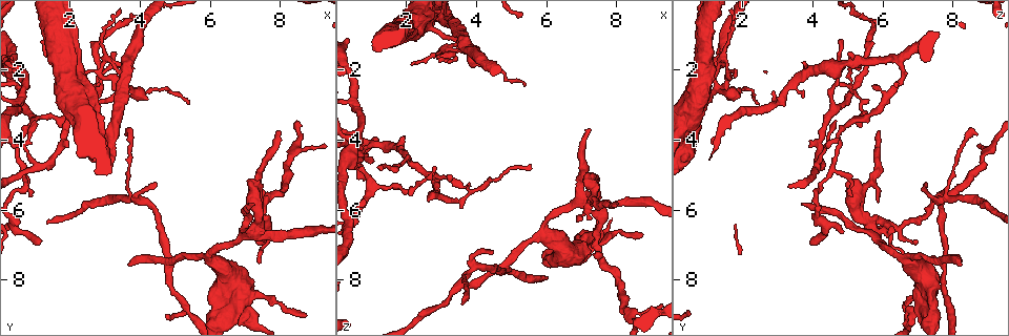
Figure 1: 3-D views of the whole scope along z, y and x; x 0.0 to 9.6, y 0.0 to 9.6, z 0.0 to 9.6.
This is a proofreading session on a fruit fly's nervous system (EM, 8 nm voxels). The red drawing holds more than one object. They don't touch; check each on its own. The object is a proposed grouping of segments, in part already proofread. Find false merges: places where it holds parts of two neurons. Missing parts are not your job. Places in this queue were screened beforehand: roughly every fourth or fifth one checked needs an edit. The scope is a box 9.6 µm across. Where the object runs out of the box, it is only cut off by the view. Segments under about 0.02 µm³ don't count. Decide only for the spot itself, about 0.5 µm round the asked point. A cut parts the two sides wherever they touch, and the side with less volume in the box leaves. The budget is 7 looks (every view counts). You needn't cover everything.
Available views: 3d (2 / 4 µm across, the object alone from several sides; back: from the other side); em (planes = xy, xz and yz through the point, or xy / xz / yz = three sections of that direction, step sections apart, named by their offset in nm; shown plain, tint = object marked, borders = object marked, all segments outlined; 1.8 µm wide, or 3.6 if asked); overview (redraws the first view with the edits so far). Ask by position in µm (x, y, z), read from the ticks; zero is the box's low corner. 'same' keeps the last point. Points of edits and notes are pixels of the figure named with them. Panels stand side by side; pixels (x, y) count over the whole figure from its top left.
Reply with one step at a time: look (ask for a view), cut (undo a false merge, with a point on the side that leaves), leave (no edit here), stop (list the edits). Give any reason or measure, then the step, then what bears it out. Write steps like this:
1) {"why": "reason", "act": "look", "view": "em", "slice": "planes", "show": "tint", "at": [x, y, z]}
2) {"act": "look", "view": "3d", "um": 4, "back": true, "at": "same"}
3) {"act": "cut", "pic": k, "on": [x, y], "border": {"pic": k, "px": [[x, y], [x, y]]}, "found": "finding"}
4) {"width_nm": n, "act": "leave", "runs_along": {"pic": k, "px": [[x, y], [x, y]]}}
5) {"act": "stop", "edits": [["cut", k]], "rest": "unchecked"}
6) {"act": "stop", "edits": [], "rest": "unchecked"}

{"why": "branch point", "act": "look", "view": "em", "slice": "planes", "show": "tint", "at": [4.80, 7.45, 7.65]}

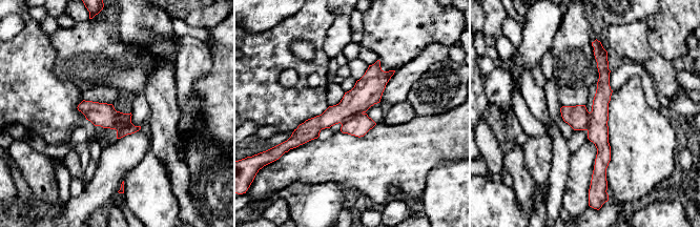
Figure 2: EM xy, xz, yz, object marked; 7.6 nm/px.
{"act": "cut", "pic": 2, "on": [358, 125], "part_leaving": {"pic": 2, "px": [[599, 53], [601, 164], [594, 177]]}, "found": "two neurons meet here"}

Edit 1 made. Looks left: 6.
{"why": "abrupt turn", "act": "look", "view": "em", "slice": "planes", "show": "tint", "at": [2.75, 2.65, 5.15]}

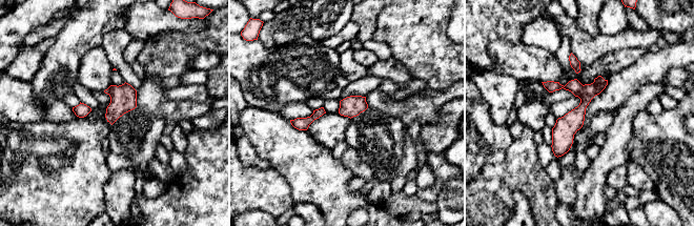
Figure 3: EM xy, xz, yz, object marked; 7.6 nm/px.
{"act": "cut", "pic": 3, "on": [573, 121], "found": "a second neuron is stuck on"}

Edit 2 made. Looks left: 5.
{"act": "look", "view": "overview"}

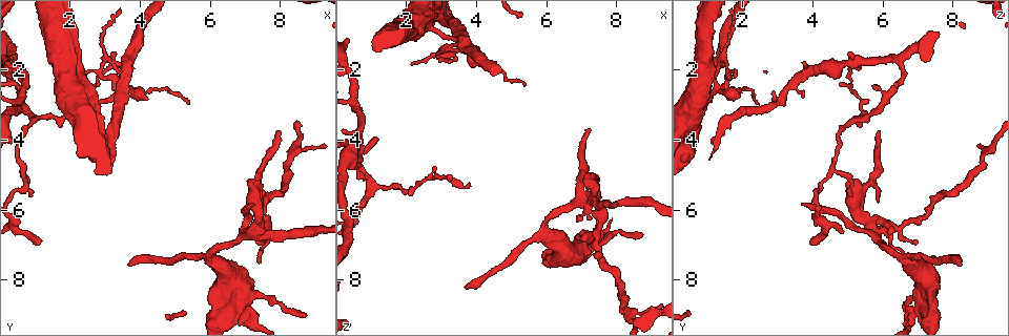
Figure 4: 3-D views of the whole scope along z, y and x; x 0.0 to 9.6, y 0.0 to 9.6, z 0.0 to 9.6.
{"why": "narrows sharply", "act": "look", "view": "3d", "um": 2, "back": true, "at": [7.35, 6.35, 5.70]}

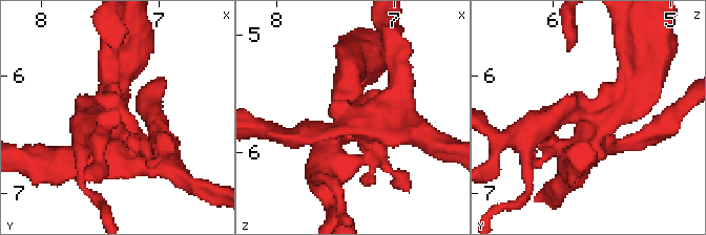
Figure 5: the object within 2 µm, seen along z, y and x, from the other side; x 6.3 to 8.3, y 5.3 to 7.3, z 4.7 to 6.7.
{"why": "need the tissue", "act": "look", "view": "em", "slice": "planes", "show": "tint", "at": [7.38, 6.42, 5.68]}

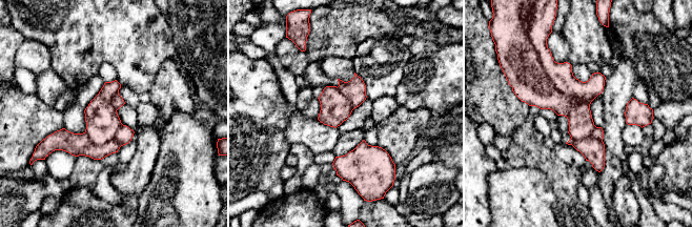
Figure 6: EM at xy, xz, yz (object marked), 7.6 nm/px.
{"act": "cut", "pic": 6, "on": [103, 124], "border": {"pic": 6, "px": [[84, 132], [121, 145]]}, "found": "a second neuron is stuck on"}

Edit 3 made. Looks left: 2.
{"act": "stop", "edits": [["cut", 2], ["cut", 3], ["cut", 6]], "rest": "unchecked"}

